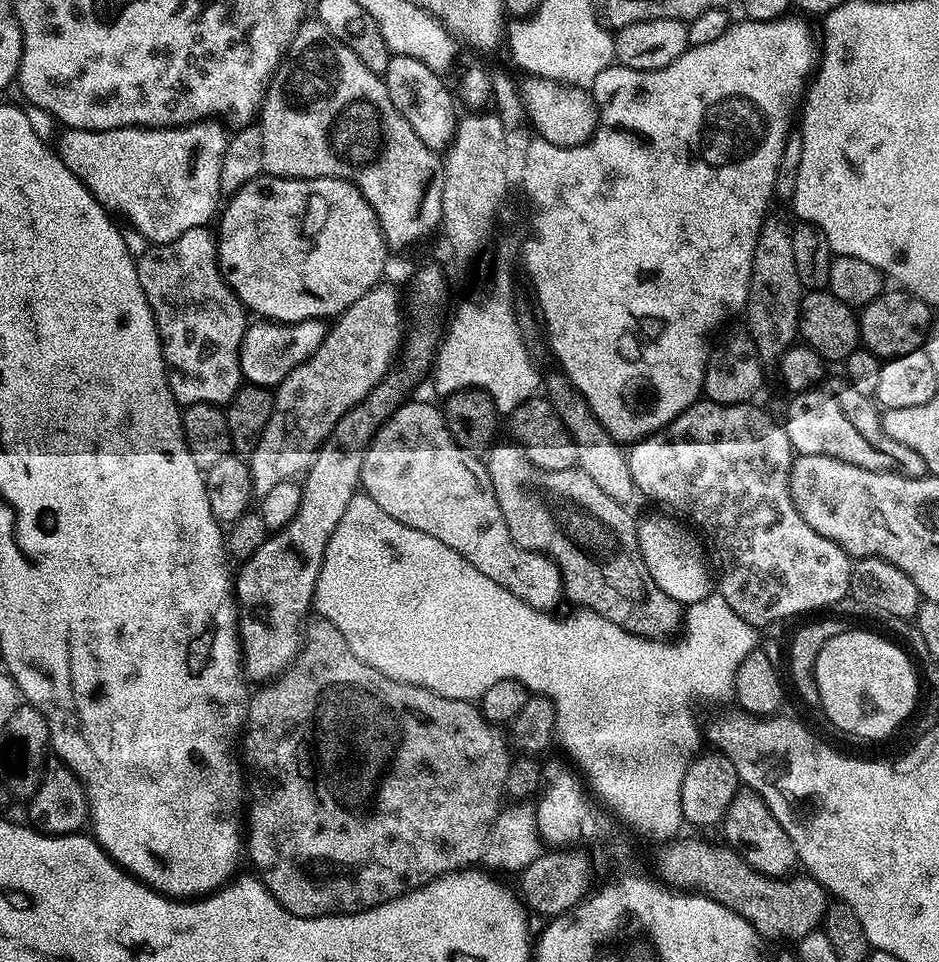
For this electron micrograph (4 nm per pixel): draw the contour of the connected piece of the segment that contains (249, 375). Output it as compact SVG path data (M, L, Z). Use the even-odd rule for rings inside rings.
M303 320L293 324L282 324L279 322L252 322L249 323L244 341L240 347L240 375L249 385L275 389L281 384L326 338L329 325L321 320Z

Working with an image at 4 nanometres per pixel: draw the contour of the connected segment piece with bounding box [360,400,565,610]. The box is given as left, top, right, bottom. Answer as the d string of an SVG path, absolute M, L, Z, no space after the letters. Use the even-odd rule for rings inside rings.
M408 400L379 428L364 451L360 488L374 498L390 518L398 518L398 522L410 526L410 530L422 530L422 534L438 538L442 546L450 546L450 550L462 554L474 570L482 570L490 582L498 582L498 586L510 590L510 594L522 598L522 602L530 606L552 610L559 600L565 599L560 568L552 557L543 552L532 552L512 541L510 530L506 530L506 518L502 518L502 506L498 506L498 498L494 498L487 463L476 456L479 455L475 451L461 447L453 438L444 413L437 405Z

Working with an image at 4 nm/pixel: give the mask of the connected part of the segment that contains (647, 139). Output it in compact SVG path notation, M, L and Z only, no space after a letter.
M744 18L741 24L733 23L722 38L717 38L715 42L693 44L674 62L670 62L670 66L658 70L634 70L621 66L602 70L594 82L608 82L614 92L598 93L612 96L598 105L600 123L596 125L596 132L602 136L591 138L596 146L587 148L579 144L573 148L559 148L545 140L532 138L524 148L524 192L528 195L527 203L532 208L536 207L536 213L533 211L530 216L530 235L523 245L522 263L532 279L536 300L544 311L548 340L552 343L557 362L564 367L561 368L563 375L583 394L598 422L602 422L612 439L621 445L631 446L637 440L659 432L675 416L682 415L691 404L701 399L710 351L707 336L731 312L739 308L741 311L747 305L754 250L760 228L769 215L768 199L773 199L776 191L782 150L793 131L794 117L806 95L806 81L818 64L818 44L812 41L811 30L800 20L788 19L756 21Z

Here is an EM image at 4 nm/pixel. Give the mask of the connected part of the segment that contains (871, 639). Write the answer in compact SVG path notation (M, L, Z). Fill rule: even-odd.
M849 630L830 638L816 662L819 707L840 732L880 740L888 736L916 708L916 672L896 644L872 632Z

